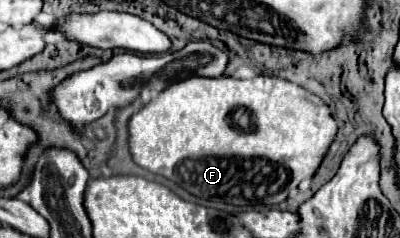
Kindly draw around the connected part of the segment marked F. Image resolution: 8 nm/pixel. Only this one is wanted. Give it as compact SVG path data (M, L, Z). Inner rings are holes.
M189 77L161 91L131 117L129 147L137 165L175 181L197 197L239 207L277 205L283 203L303 179L311 179L317 173L337 129L337 121L321 97L279 77Z

